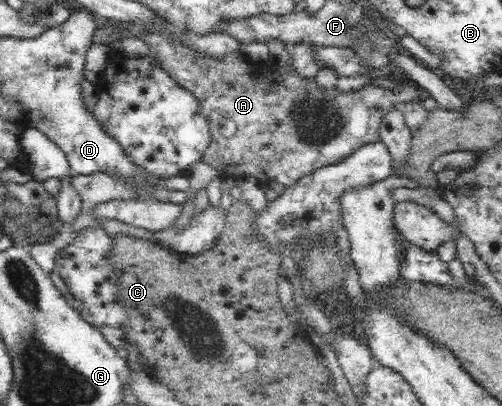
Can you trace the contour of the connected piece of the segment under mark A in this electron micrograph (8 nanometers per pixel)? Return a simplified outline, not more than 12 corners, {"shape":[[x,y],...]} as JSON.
{"shape":[[143,40],[221,179],[293,185],[379,144],[414,82],[323,86],[277,57]]}

